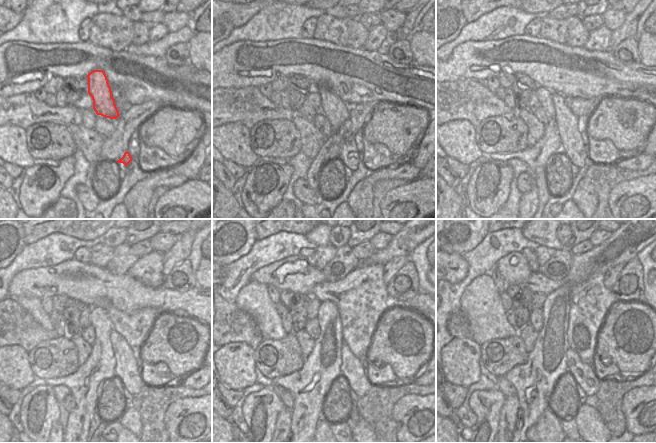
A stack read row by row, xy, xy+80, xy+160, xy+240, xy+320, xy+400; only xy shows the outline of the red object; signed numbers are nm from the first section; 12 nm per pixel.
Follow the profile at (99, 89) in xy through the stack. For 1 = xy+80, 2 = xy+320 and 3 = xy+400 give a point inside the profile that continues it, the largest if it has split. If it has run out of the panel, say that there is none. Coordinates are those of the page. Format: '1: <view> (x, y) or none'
1: xy+80 (337, 111)
2: xy+320 (352, 370)
3: xy+400 (584, 374)

